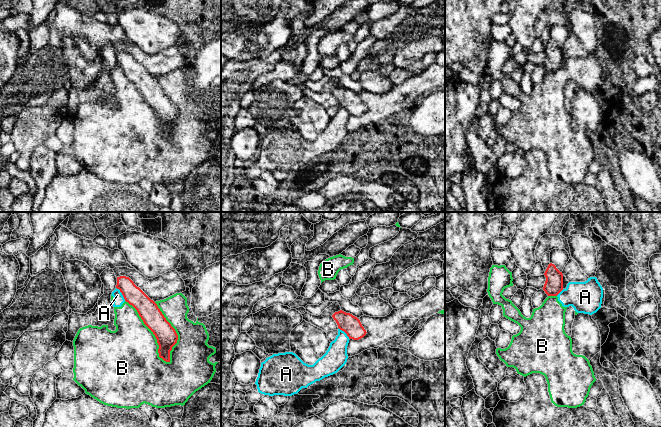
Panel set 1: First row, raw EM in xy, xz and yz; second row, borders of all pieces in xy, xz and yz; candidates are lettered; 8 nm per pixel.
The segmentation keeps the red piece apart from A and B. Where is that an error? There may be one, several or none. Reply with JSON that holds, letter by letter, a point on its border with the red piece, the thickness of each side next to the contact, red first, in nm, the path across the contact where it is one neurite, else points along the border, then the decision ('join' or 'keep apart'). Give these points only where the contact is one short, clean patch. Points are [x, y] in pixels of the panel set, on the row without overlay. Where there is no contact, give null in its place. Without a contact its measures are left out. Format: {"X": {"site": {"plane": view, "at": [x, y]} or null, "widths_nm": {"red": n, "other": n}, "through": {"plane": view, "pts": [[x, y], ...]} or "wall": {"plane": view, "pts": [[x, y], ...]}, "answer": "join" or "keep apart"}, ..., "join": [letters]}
{"A": {"site": {"plane": "xy", "at": [122, 70]}, "widths_nm": {"red": 160, "other": 80}, "wall": {"plane": "xy", "pts": [[116, 63], [125, 76]]}, "answer": "keep apart"}, "B": {"site": {"plane": "xy", "at": [153, 109]}, "widths_nm": {"red": 170, "other": 440}, "answer": "keep apart"}, "join": []}

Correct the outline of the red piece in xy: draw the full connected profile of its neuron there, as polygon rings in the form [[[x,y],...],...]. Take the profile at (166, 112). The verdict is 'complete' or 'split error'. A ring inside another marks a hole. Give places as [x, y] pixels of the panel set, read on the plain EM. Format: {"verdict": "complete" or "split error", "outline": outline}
{"verdict": "complete", "outline": [[[117,53],[116,64],[120,66],[125,77],[137,86],[144,100],[155,111],[159,121],[159,133],[166,138],[170,138],[170,127],[177,119],[178,111],[157,80],[137,63],[129,53]]]}

